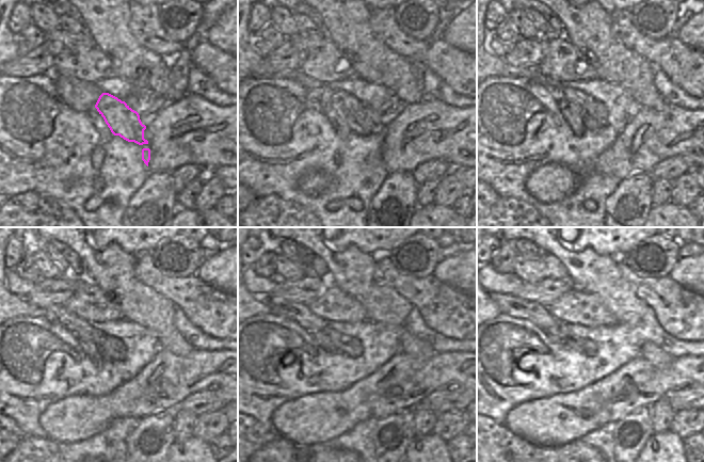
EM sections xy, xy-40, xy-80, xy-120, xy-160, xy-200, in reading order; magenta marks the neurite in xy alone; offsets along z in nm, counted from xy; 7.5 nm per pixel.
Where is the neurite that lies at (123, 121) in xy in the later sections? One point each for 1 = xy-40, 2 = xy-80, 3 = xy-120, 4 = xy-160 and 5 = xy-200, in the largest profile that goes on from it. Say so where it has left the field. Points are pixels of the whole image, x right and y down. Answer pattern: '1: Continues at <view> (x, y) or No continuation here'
1: Continues at xy-40 (357, 117)
2: Continues at xy-80 (593, 114)
3: Continues at xy-120 (111, 348)
4: Continues at xy-160 (300, 314)
5: Continues at xy-200 (511, 305).

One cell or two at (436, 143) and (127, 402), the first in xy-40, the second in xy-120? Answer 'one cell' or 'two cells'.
one cell

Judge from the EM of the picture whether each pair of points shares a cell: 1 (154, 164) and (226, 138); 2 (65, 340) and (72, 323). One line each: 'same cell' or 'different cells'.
1: same cell
2: different cells

